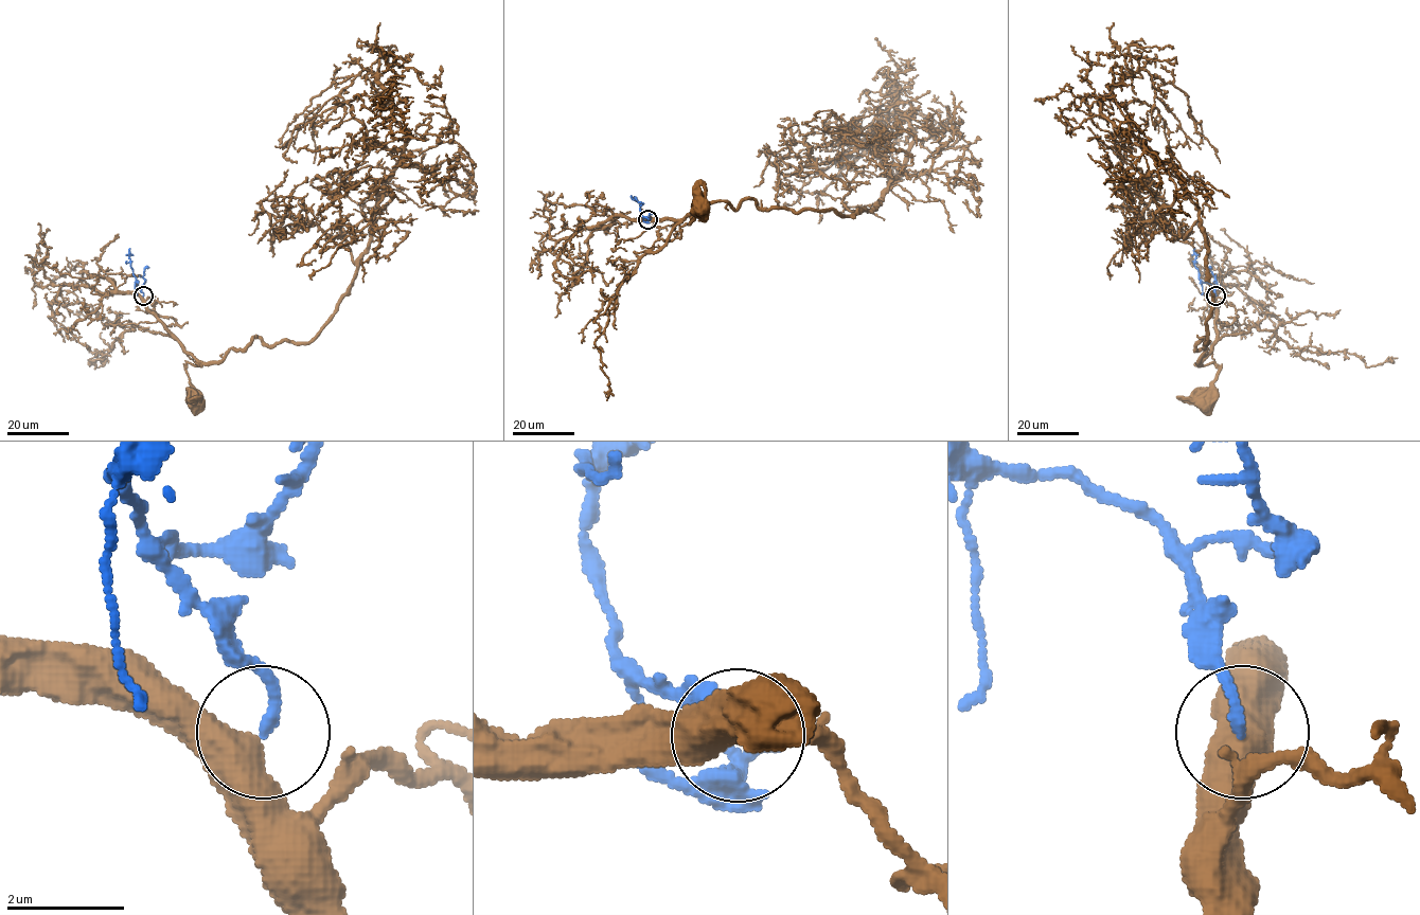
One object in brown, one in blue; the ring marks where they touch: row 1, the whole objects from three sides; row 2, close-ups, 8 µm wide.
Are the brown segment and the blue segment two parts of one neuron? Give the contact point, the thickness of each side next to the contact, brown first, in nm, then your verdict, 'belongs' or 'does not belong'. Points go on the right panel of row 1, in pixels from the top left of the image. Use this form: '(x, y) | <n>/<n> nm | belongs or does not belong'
(1216, 295) | 480/170 nm | belongs

